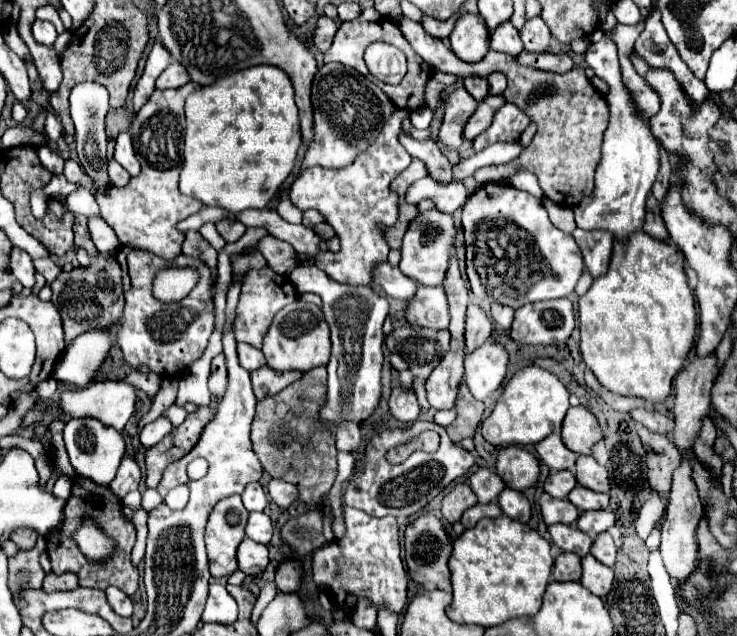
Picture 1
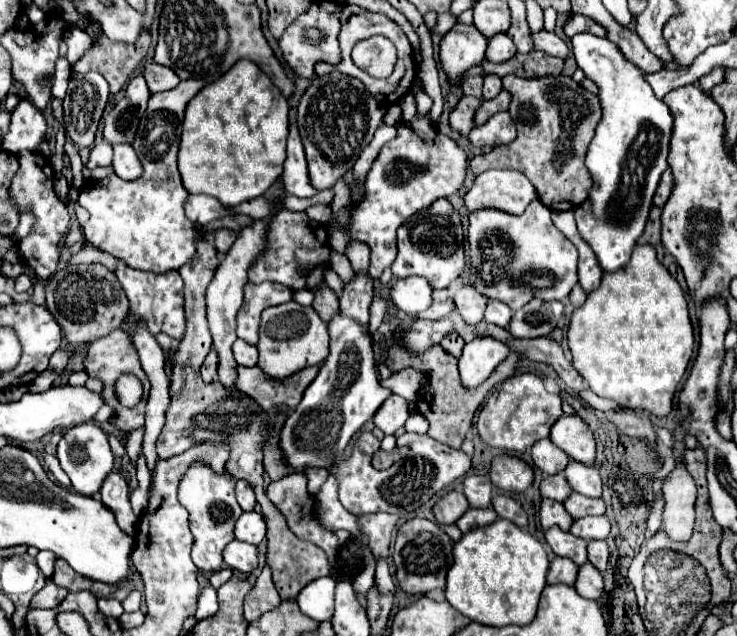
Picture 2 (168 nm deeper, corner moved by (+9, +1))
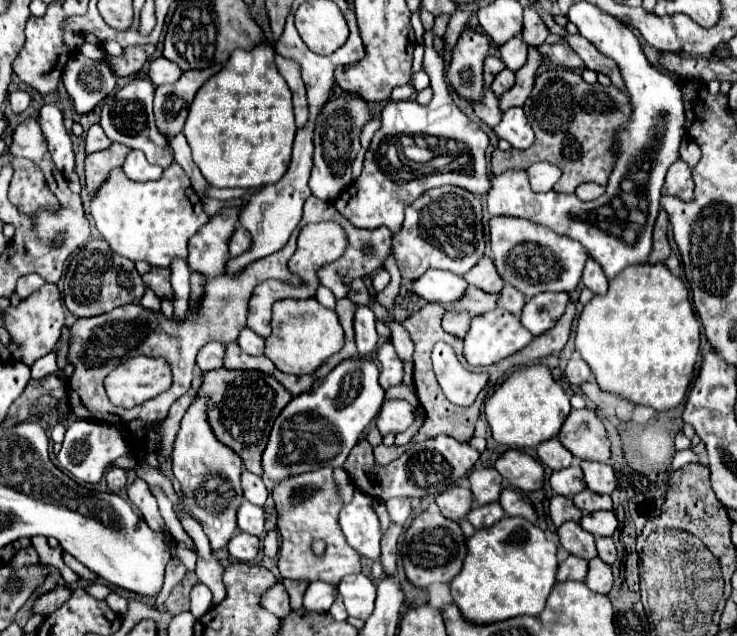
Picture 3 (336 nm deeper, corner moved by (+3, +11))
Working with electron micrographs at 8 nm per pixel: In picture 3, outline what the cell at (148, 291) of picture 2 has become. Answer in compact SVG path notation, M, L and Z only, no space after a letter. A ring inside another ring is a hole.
M154 268L152 272L144 274L144 284L150 286L160 298L168 296L172 298L172 288L170 288L170 270L168 268Z

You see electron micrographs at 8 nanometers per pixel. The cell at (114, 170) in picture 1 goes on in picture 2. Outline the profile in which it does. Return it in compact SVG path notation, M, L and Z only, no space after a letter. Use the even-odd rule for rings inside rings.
M108 142L94 144L86 168L104 168L112 164L112 146Z

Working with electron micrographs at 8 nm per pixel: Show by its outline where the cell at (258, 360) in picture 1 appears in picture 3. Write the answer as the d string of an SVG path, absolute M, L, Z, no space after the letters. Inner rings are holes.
M244 328L240 332L238 344L246 354L252 354L252 356L260 356L264 352L264 338L258 336L256 332L252 332L250 328Z

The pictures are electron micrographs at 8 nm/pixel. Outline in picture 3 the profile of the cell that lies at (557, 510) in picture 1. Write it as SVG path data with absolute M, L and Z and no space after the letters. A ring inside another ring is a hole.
M554 494L550 498L550 518L552 518L554 526L558 528L558 526L562 526L568 520L578 522L582 518L582 512L574 506L572 498L568 498L568 496L556 496Z

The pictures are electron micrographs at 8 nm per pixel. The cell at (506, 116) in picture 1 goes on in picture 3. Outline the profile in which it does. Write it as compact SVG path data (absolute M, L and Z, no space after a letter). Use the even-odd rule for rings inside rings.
M522 108L506 110L502 116L502 122L494 128L494 132L498 138L508 140L518 150L526 150L534 144L534 132Z

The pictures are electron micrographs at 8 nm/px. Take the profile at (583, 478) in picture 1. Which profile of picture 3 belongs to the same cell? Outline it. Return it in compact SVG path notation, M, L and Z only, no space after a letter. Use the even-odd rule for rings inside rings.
M580 462L586 486L596 494L612 494L616 490L616 472L604 462Z

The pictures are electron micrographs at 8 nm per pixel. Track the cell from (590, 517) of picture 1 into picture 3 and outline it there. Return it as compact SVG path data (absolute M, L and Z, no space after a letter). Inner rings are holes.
M592 512L592 514L584 514L580 520L580 526L594 534L594 538L602 538L602 536L612 536L614 530L618 528L618 520L614 516L614 512Z

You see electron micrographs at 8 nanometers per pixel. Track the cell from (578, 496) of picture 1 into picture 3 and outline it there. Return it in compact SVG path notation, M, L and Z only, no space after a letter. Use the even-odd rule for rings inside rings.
M582 490L580 494L576 494L574 504L582 510L582 512L598 512L598 510L612 510L612 500L608 494L596 494L592 490Z

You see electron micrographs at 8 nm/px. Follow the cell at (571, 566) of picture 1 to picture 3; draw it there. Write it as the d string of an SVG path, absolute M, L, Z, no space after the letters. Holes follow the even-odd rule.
M568 556L568 558L560 564L556 580L558 580L558 582L566 582L566 580L584 582L586 572L588 572L588 562L586 562L586 560L580 560L580 558L576 558L576 556Z

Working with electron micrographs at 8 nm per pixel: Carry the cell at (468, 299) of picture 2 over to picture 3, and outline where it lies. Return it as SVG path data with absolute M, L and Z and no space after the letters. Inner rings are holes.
M484 256L478 260L478 264L464 276L464 280L468 284L478 286L484 292L500 292L504 288L504 280L502 276L496 272L496 266L492 264L490 256Z

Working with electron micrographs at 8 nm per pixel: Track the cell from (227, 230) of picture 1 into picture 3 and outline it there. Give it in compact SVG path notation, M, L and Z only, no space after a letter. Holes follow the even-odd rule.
M238 226L238 228L236 228L236 232L234 232L234 236L232 236L232 240L230 240L230 256L232 256L232 258L236 258L236 256L240 256L240 254L248 252L248 246L252 246L250 232L248 232L246 228Z

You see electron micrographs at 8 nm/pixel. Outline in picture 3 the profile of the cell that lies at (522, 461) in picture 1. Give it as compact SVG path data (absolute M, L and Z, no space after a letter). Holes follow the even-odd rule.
M506 450L494 466L514 488L534 492L544 486L544 468L522 450Z

